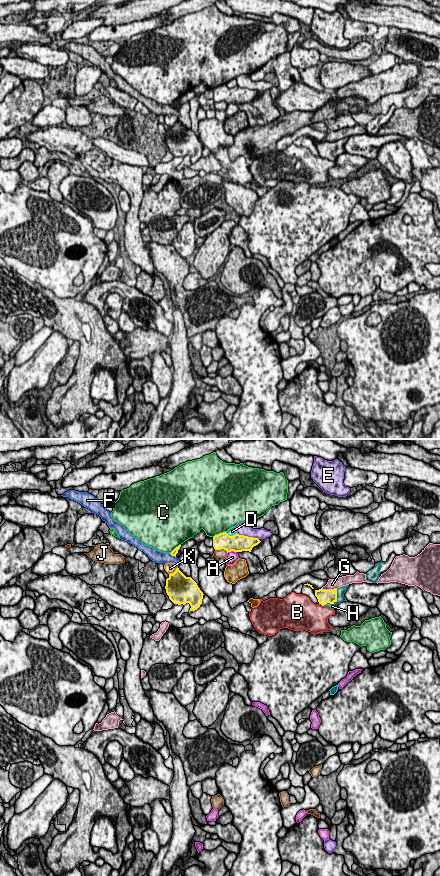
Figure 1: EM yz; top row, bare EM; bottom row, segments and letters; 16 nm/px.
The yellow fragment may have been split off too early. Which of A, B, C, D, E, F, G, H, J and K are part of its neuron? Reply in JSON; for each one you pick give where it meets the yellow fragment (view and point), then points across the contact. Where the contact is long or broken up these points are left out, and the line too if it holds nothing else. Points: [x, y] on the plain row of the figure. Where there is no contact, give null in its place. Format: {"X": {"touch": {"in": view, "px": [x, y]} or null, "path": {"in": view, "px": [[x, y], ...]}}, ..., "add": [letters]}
{"H": {"touch": {"in": "yz", "px": [335, 153]}}, "add": ["H"]}

